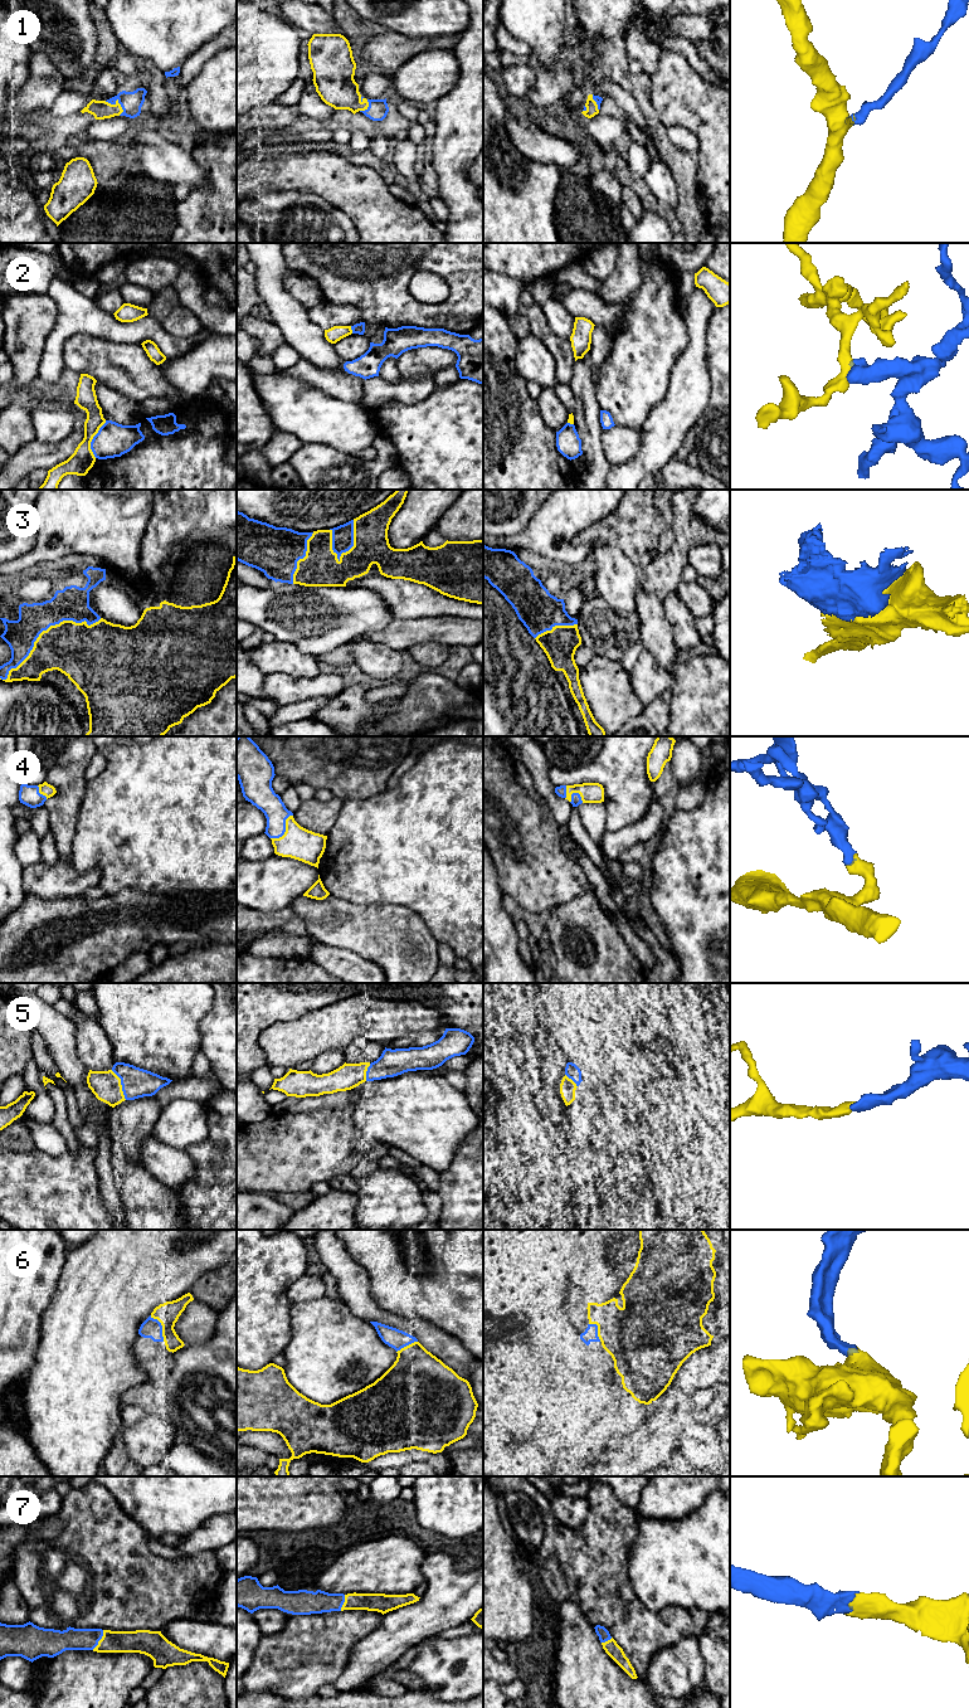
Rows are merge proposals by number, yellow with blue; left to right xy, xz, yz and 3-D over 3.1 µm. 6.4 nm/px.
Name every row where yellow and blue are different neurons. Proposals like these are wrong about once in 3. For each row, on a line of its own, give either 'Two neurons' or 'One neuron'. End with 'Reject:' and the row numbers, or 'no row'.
1: One neuron
2: Two neurons
3: One neuron
4: One neuron
5: One neuron
6: One neuron
7: One neuron
Reject: 2

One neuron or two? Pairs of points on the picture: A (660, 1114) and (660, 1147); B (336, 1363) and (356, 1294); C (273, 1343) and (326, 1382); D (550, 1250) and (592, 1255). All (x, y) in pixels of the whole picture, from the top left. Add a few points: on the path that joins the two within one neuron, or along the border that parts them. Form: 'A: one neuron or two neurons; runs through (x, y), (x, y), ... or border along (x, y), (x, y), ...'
A: one neuron; runs through (660, 1122), (660, 1139)
B: two neurons; border along (340, 1299), (355, 1315), (369, 1322)
C: two neurons; border along (291, 1322), (291, 1339), (282, 1353)
D: two neurons; border along (568, 1242), (571, 1250), (568, 1271), (569, 1281)

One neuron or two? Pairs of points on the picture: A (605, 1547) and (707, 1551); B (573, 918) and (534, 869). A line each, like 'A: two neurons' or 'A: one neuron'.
A: two neurons
B: two neurons

